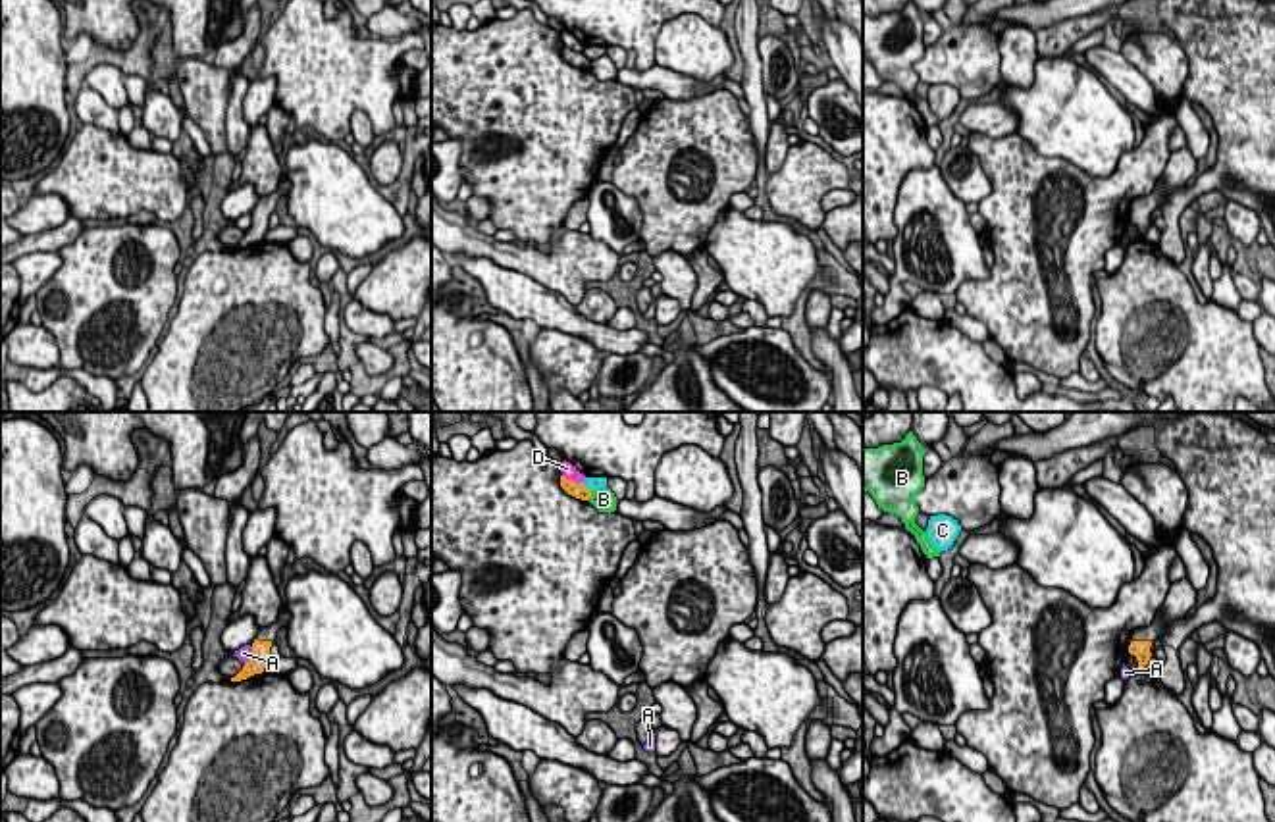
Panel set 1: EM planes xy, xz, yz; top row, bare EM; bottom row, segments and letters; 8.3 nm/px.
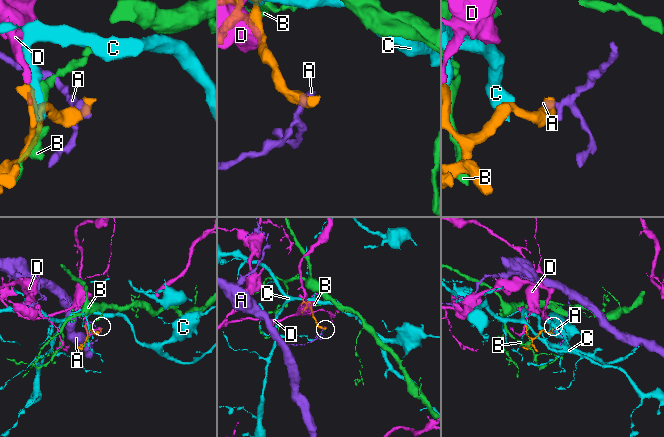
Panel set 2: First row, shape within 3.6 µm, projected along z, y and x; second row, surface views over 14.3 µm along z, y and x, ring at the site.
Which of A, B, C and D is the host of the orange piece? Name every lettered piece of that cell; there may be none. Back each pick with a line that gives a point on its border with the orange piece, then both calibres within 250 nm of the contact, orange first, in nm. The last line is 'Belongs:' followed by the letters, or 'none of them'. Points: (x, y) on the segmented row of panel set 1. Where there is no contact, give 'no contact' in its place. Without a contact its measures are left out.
Belongs: none of them

